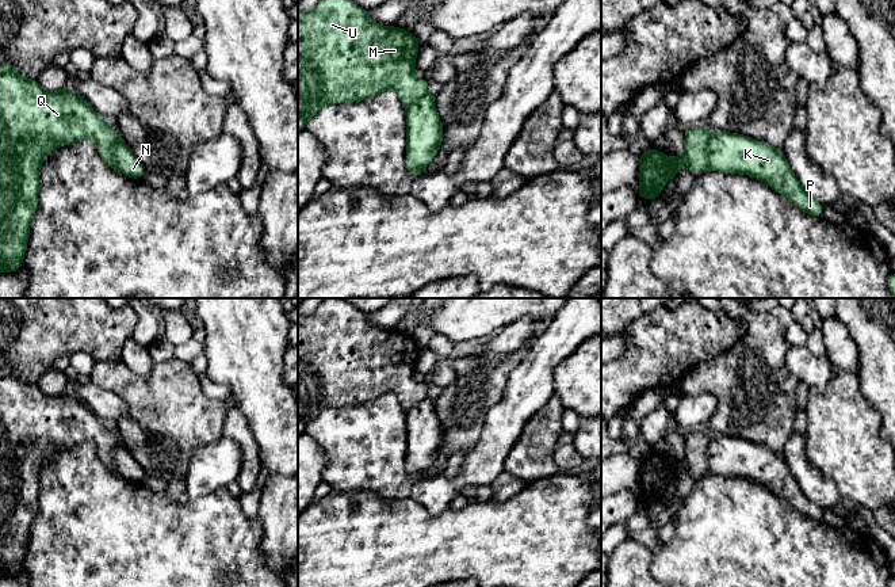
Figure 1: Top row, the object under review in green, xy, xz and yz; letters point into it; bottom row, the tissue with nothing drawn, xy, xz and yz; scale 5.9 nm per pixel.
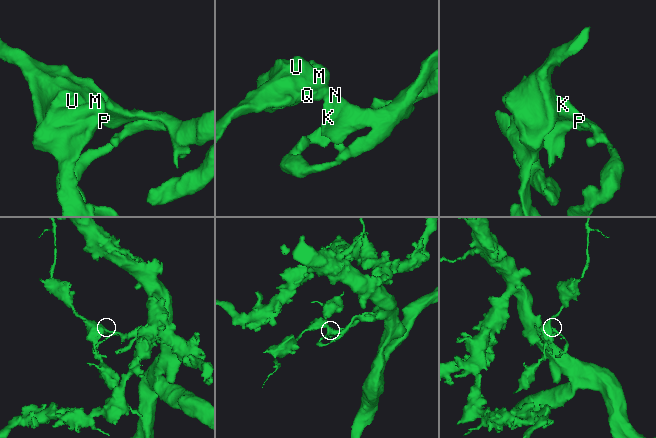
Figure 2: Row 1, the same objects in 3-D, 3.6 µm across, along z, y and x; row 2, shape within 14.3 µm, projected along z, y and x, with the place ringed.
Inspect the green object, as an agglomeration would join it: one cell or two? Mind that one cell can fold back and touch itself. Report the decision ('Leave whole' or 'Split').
Split

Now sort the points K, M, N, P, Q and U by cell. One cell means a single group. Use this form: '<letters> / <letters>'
K N P / M Q U

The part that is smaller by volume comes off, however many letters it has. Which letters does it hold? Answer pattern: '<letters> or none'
M, Q, U

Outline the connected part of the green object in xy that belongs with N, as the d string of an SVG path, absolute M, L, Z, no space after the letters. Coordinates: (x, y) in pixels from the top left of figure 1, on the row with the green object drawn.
M121 136L114 145L114 159L115 169L129 178L141 179L146 172L141 161L133 155Z

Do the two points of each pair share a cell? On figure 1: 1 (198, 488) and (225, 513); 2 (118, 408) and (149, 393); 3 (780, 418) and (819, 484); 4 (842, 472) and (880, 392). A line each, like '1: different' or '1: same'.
1: different
2: different
3: different
4: different

